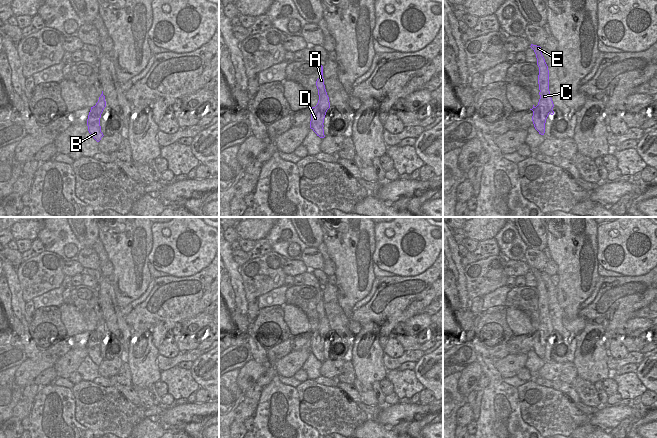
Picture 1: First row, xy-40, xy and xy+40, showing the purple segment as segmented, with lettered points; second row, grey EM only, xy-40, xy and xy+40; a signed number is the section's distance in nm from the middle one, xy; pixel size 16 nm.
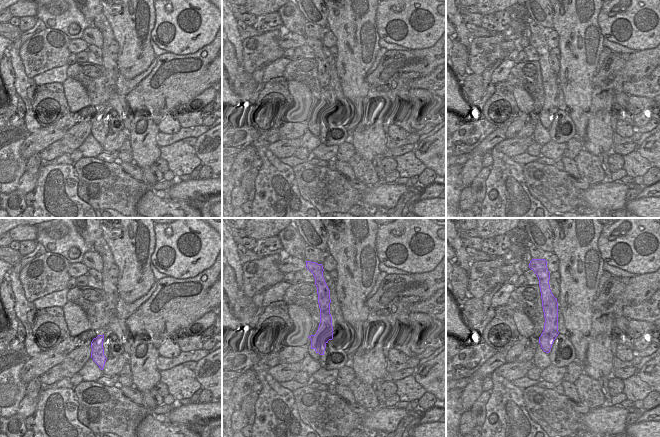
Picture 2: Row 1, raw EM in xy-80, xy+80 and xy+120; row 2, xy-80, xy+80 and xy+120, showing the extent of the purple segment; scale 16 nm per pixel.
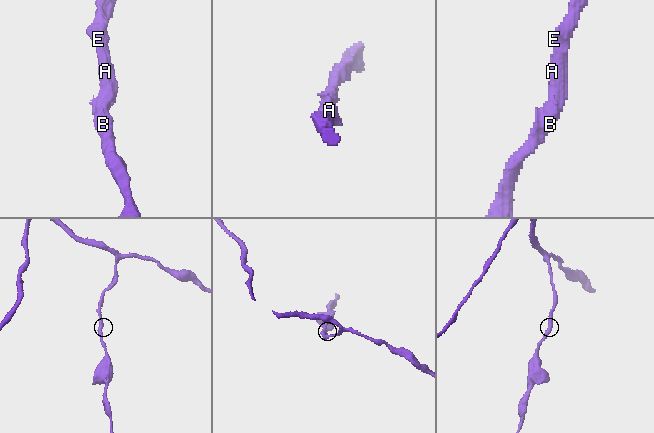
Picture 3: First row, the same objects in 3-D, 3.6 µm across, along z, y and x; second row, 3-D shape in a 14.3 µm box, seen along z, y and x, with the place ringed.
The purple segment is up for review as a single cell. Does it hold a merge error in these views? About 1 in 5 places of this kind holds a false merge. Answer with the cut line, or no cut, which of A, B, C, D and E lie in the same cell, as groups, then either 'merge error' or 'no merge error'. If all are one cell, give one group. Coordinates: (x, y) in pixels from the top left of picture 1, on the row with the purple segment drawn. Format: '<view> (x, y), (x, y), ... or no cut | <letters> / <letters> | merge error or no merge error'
no cut | A B C D E | no merge error

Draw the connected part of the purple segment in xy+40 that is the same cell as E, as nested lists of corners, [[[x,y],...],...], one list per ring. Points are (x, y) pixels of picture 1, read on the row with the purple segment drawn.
[[[533,44],[530,47],[534,50],[537,58],[537,65],[539,67],[538,84],[540,90],[538,105],[536,107],[533,105],[533,108],[530,110],[533,111],[532,121],[535,129],[539,134],[544,135],[546,119],[549,114],[554,114],[552,110],[554,104],[549,91],[549,70],[542,55],[541,47]]]

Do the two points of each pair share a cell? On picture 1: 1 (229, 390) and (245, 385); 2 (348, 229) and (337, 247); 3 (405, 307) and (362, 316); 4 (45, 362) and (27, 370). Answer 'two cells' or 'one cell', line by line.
1: two cells
2: one cell
3: one cell
4: one cell

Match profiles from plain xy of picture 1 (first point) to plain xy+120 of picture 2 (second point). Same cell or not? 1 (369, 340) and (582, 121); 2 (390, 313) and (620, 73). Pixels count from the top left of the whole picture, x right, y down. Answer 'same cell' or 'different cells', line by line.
1: different cells
2: same cell

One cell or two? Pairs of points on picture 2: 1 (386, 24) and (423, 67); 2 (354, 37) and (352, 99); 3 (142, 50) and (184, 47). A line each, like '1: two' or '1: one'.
1: two
2: one
3: two

